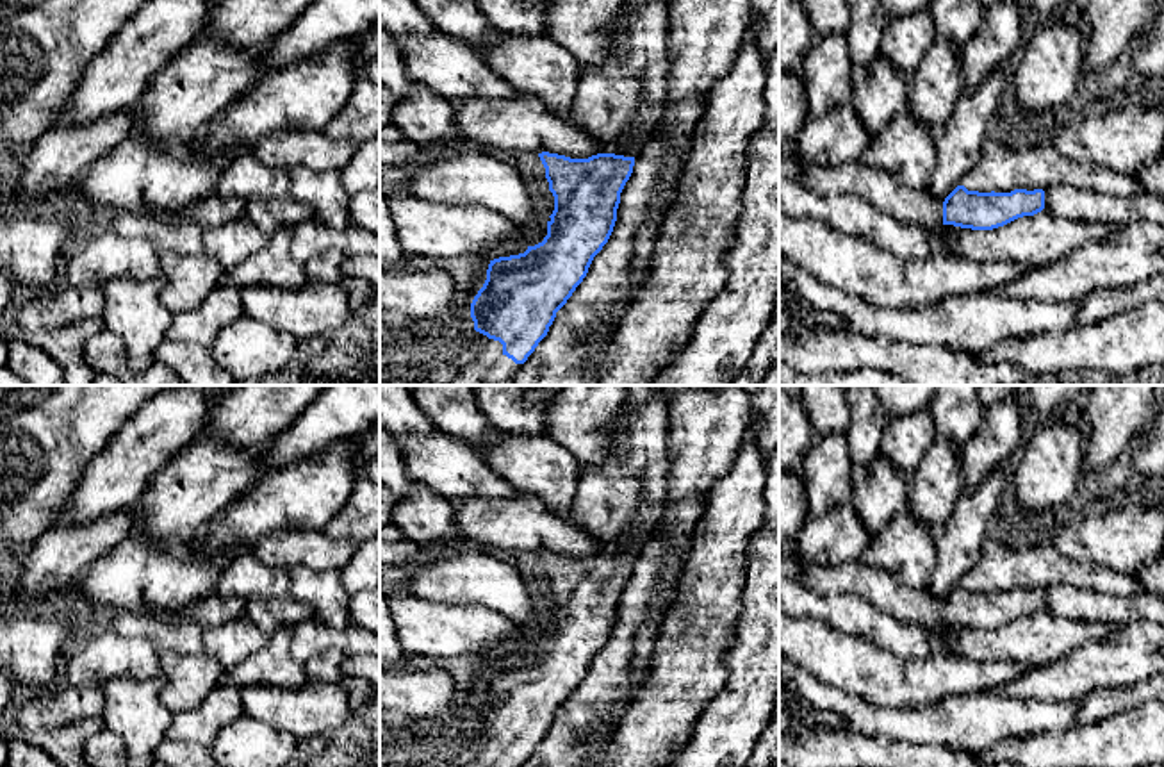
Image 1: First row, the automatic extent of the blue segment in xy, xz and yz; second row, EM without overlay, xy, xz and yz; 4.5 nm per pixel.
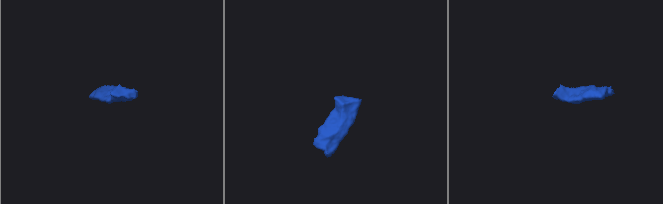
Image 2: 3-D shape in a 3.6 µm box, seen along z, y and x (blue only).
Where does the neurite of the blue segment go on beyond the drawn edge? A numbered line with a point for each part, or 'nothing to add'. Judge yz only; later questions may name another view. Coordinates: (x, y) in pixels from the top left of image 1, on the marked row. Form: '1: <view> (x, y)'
1: yz (922, 209)

